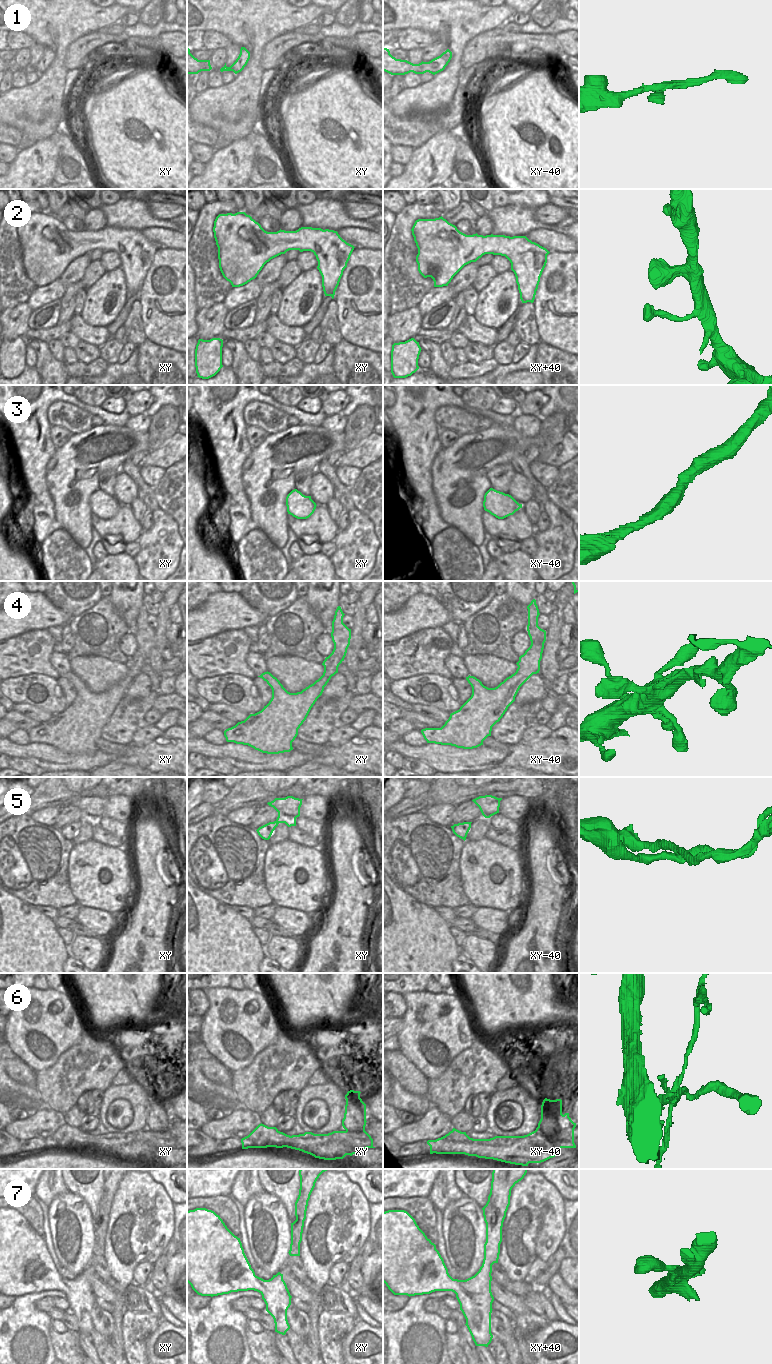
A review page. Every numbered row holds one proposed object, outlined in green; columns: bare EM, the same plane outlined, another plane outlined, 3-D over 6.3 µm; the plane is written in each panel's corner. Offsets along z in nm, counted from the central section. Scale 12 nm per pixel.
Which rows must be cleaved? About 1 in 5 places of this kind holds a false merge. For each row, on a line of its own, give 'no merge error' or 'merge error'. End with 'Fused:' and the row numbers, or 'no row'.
1: no merge error
2: no merge error
3: no merge error
4: no merge error
5: merge error
6: merge error
7: no merge error
Fused: 5, 6

